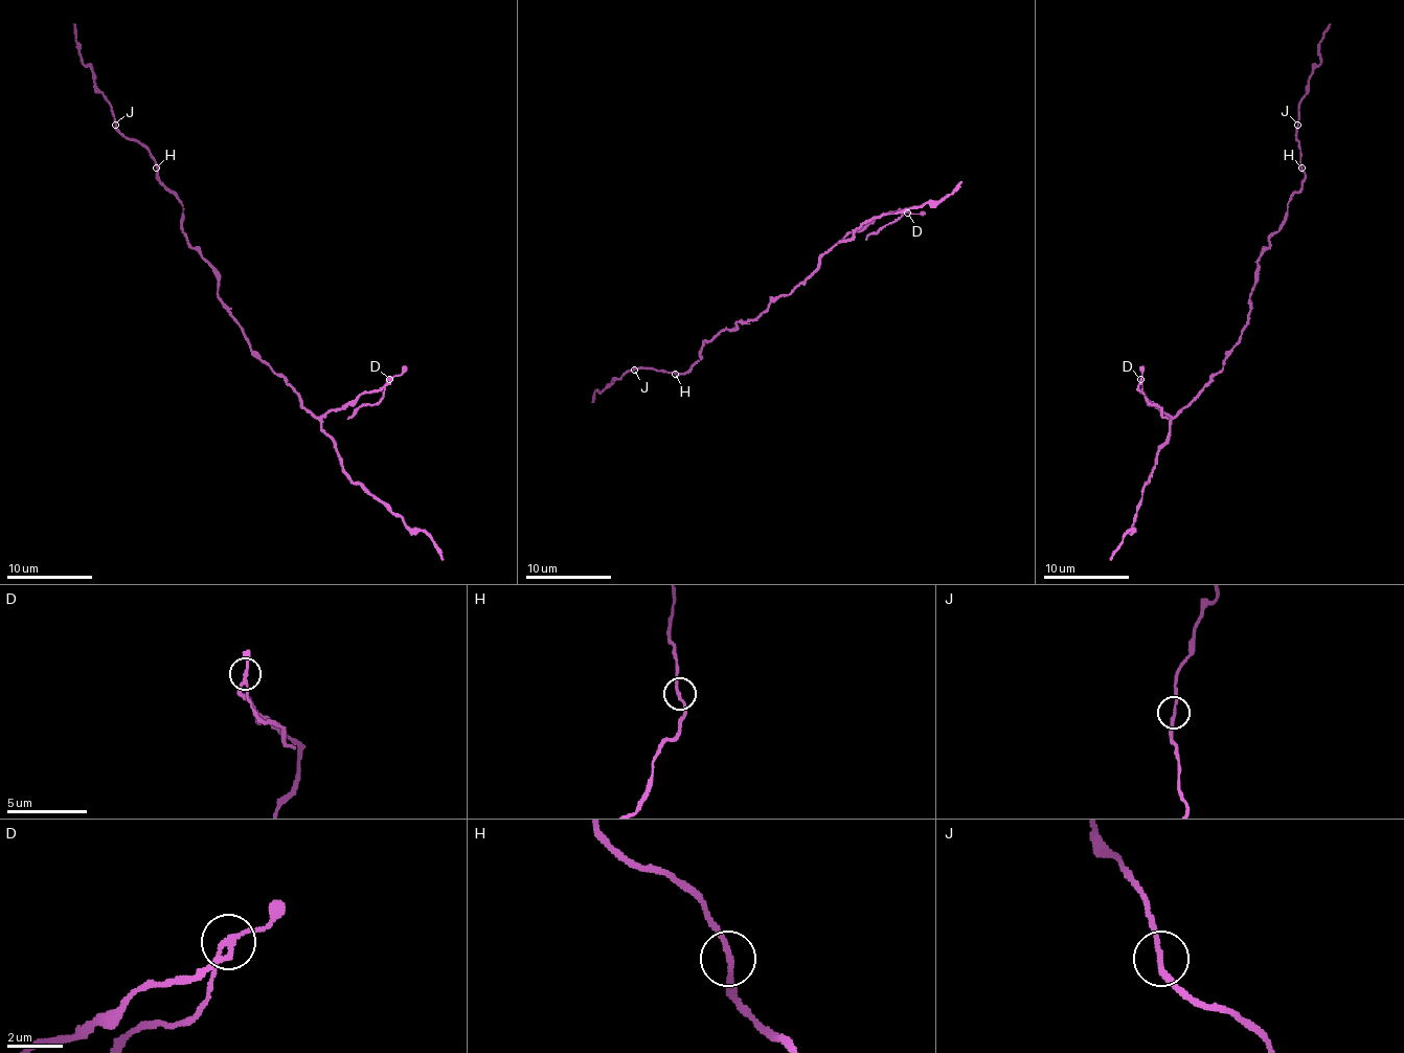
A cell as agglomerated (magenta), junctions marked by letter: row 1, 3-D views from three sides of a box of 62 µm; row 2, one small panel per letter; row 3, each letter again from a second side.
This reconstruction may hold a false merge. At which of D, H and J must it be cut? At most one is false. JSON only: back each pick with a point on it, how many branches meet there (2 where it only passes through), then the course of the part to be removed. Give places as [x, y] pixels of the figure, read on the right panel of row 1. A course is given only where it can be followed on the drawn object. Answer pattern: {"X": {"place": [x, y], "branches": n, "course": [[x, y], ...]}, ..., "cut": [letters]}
{"D": {"place": [1140, 379], "branches": 3, "course": [[1140, 378], [1145, 398], [1169, 419]]}, "cut": ["D"]}

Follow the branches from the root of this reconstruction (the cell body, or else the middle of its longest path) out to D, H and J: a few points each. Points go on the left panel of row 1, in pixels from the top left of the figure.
D: (229, 314), (249, 345), (318, 417), (345, 408), (363, 394), (378, 391), (388, 378)
H: (229, 314), (217, 292), (217, 270), (188, 243), (182, 229), (182, 204), (158, 178), (156, 167)
J: (229, 314), (217, 292), (217, 270), (182, 229), (180, 200), (158, 178), (150, 152), (129, 139), (115, 125)

